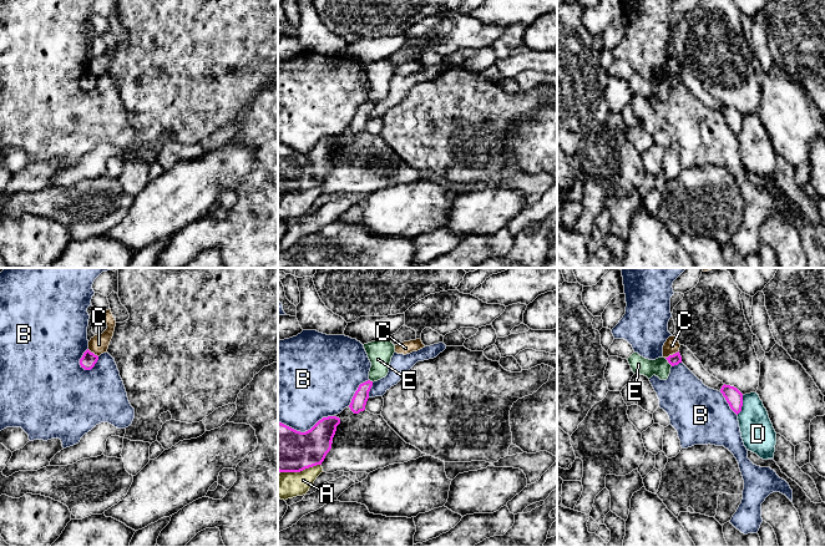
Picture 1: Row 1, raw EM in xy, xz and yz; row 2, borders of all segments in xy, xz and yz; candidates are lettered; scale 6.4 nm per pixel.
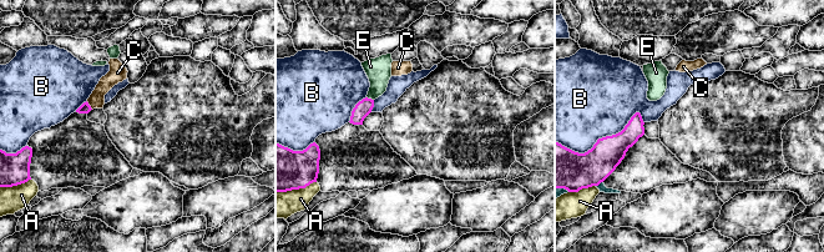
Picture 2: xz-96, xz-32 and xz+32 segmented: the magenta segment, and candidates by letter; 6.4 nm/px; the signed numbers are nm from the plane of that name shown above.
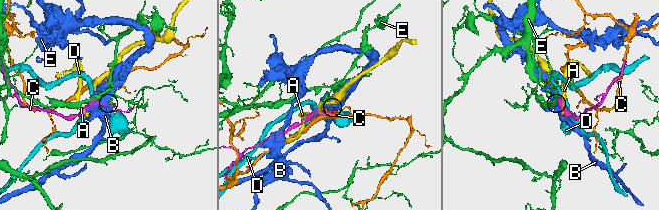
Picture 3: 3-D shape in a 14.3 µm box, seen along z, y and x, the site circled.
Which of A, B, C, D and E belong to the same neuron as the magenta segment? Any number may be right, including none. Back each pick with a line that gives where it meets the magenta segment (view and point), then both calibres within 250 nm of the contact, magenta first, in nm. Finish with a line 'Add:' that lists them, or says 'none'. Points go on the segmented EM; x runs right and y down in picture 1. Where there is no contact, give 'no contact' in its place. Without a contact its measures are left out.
Add: none

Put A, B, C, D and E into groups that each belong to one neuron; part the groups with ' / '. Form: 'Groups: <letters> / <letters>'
Groups: A / B / C / D / E

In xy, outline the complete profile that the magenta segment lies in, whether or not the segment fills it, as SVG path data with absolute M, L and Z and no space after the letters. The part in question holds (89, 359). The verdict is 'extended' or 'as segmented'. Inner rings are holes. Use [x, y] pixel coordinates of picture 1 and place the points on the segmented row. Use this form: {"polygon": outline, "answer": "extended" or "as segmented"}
{"polygon": "M88 349L83 353L82 358L80 359L80 365L85 370L91 370L95 364L97 363L98 356L91 353Z", "answer": "as segmented"}

